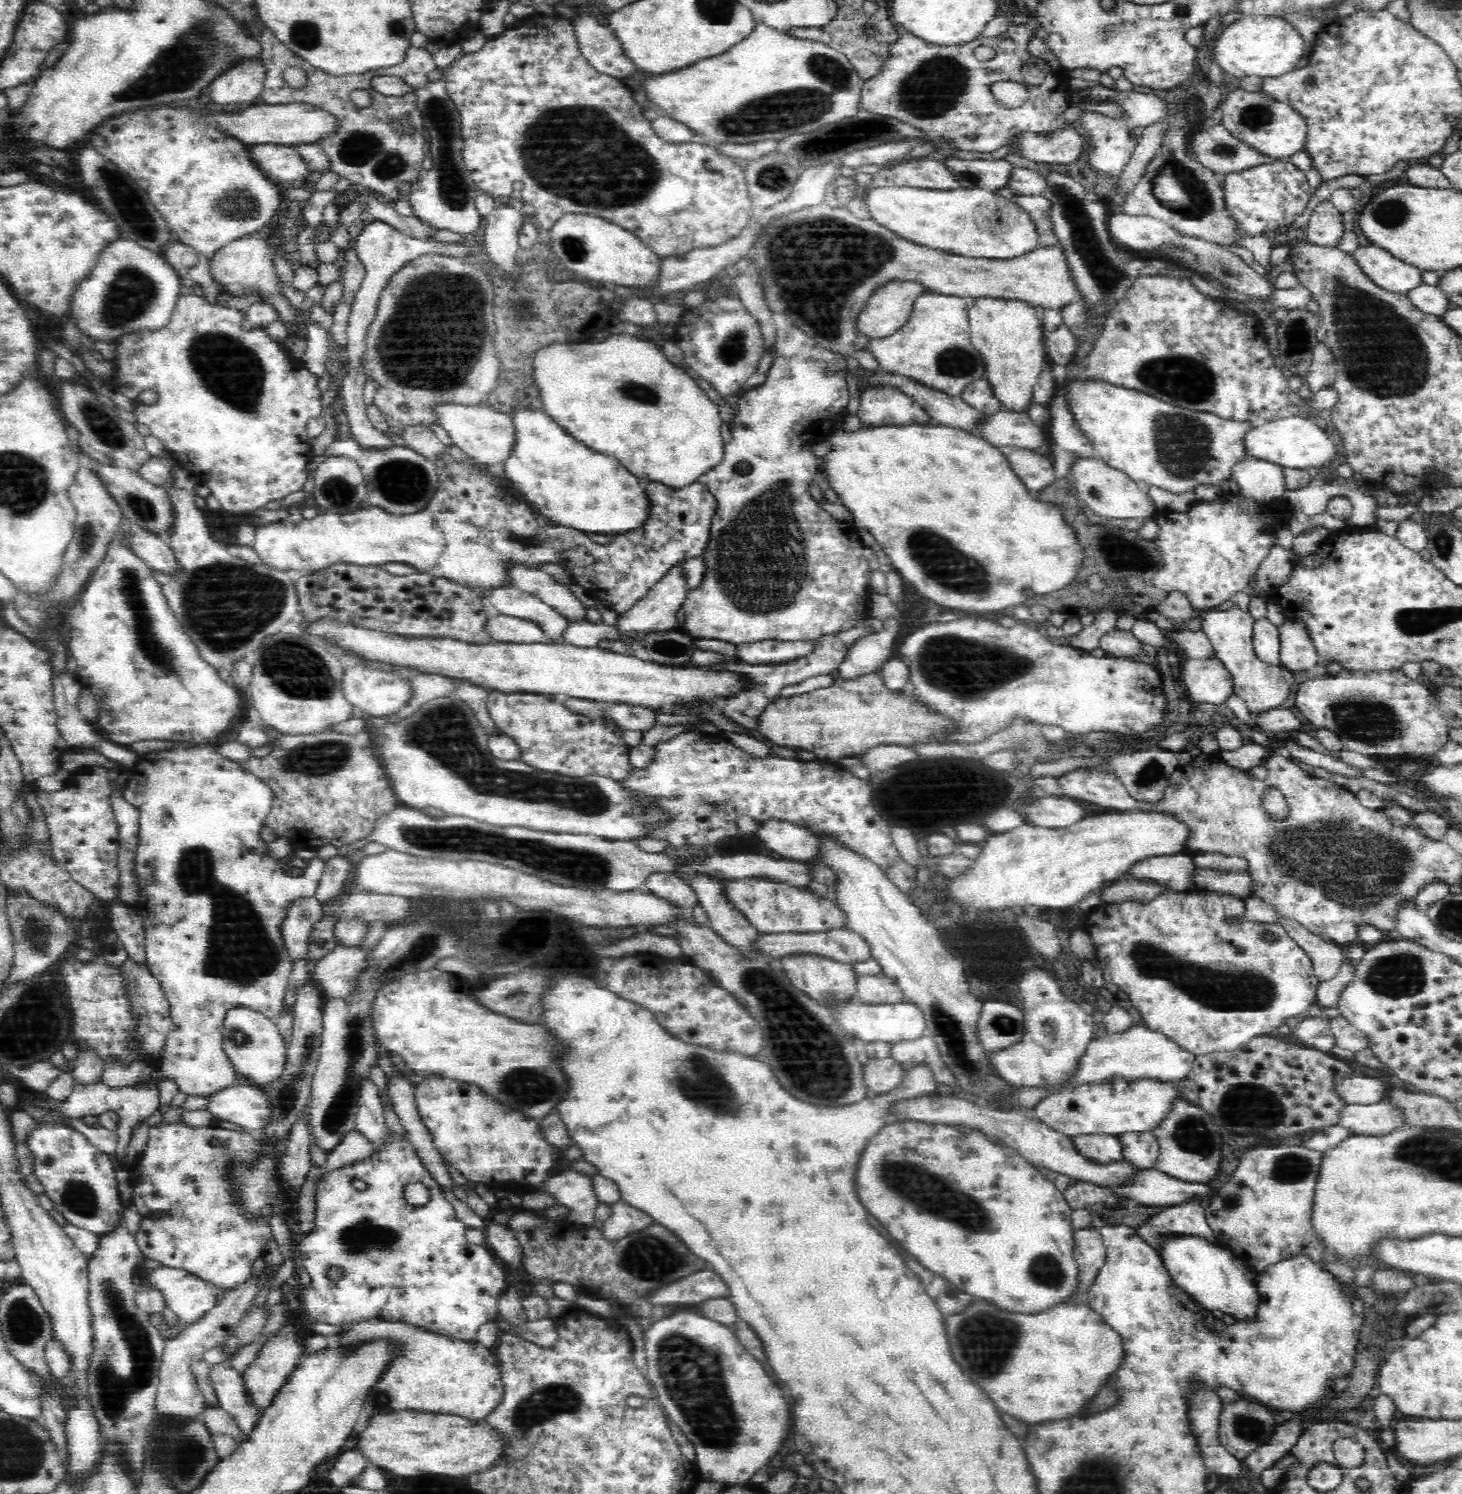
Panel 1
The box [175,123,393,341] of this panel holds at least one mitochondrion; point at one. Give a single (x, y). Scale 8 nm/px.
(237, 204)

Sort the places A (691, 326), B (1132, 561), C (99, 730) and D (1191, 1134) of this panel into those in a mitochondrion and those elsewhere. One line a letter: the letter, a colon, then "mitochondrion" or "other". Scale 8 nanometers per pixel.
A: other
B: mitochondrion
C: other
D: mitochondrion

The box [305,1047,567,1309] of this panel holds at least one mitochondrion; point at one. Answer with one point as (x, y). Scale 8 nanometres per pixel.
(530, 1086)

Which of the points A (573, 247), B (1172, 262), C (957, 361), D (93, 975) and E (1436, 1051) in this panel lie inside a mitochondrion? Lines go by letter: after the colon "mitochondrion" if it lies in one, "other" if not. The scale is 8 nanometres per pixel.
A: mitochondrion
B: other
C: mitochondrion
D: other
E: other

